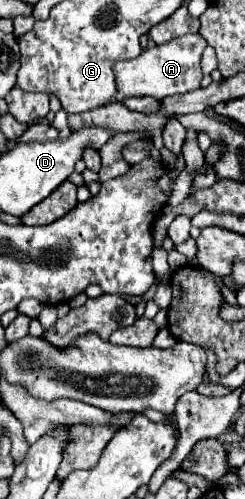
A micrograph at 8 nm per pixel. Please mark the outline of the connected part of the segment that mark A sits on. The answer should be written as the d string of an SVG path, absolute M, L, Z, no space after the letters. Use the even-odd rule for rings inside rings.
M188 33L184 37L172 39L164 45L154 45L150 49L144 49L140 57L118 61L114 65L116 73L116 103L122 103L124 97L154 97L164 99L176 93L188 93L192 89L200 87L202 71L200 71L200 55L206 47L206 41L198 33Z

